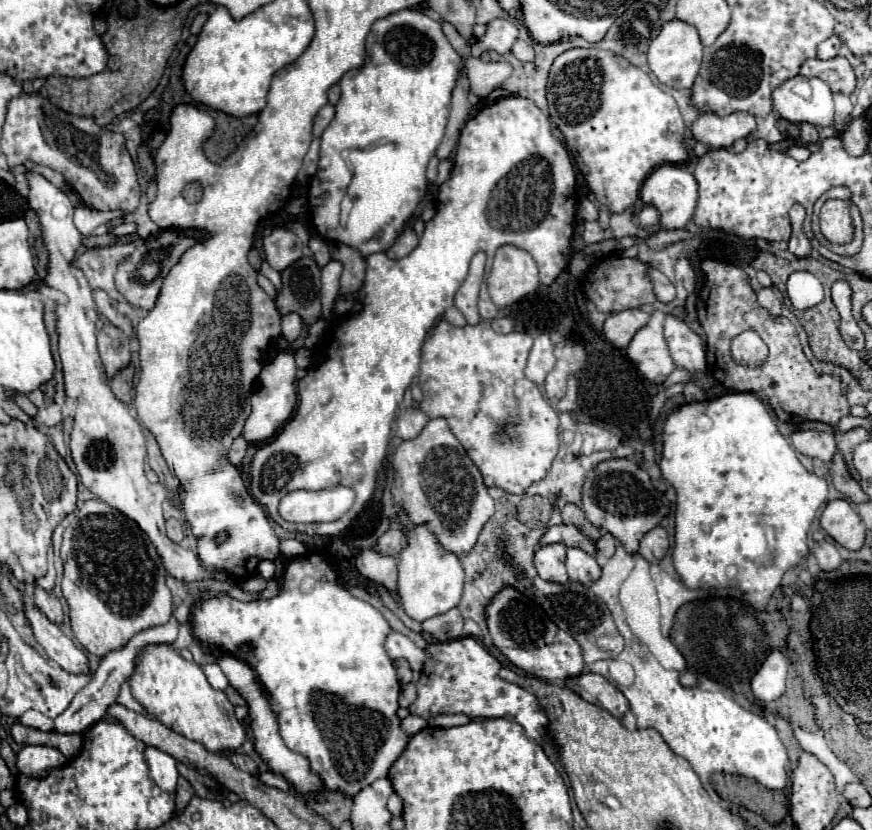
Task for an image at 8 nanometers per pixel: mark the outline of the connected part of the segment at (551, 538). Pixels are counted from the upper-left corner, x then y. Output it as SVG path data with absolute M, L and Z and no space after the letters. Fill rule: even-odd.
M572 525L550 527L540 539L540 545L546 545L546 543L562 543L566 547L578 547L590 555L596 555L596 545L586 535L582 535L578 527L572 527Z

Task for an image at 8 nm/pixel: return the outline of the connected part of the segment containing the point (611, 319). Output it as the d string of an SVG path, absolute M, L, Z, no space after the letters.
M626 309L620 313L608 315L604 321L604 337L618 349L626 349L634 333L648 323L650 315L642 309Z

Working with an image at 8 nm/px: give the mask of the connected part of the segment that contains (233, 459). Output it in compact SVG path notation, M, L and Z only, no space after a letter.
M238 437L238 439L234 439L234 443L230 445L230 449L228 449L228 461L234 465L234 467L238 467L240 463L242 463L242 459L244 459L244 455L246 455L246 449L248 449L248 443L246 443L246 439L244 437Z

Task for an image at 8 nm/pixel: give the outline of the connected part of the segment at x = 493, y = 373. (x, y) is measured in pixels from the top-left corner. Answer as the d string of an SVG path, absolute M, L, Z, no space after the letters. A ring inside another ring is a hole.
M440 319L428 339L422 345L422 369L420 369L420 389L424 401L420 409L430 417L444 417L450 423L456 439L466 449L468 457L480 469L486 487L500 487L506 493L522 495L532 483L544 479L548 473L558 447L558 413L548 405L536 383L526 379L524 367L528 351L532 347L532 337L528 333L496 333L488 321L478 325L454 327Z

